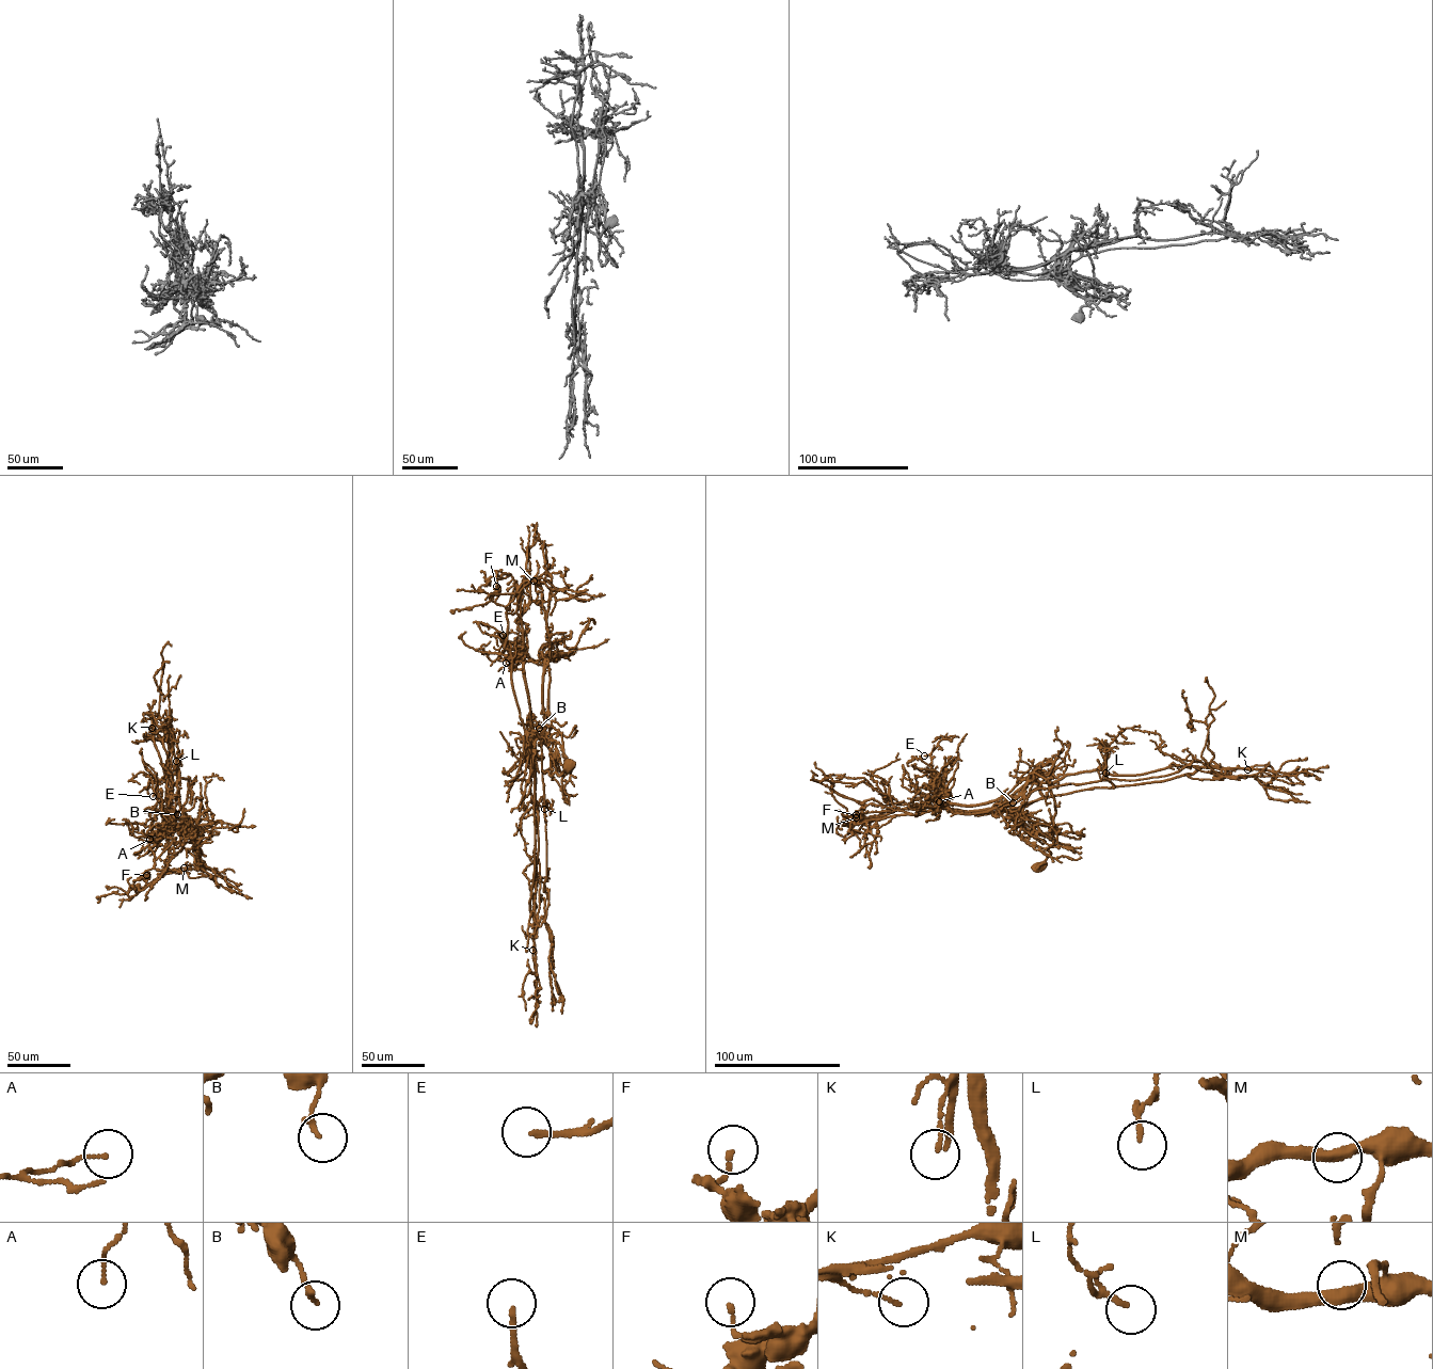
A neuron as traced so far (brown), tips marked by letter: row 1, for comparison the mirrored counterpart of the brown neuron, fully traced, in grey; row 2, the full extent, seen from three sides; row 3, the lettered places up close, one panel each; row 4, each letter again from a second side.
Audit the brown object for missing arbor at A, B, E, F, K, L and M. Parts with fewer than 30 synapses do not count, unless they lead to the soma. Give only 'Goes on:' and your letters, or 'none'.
Goes on: E

